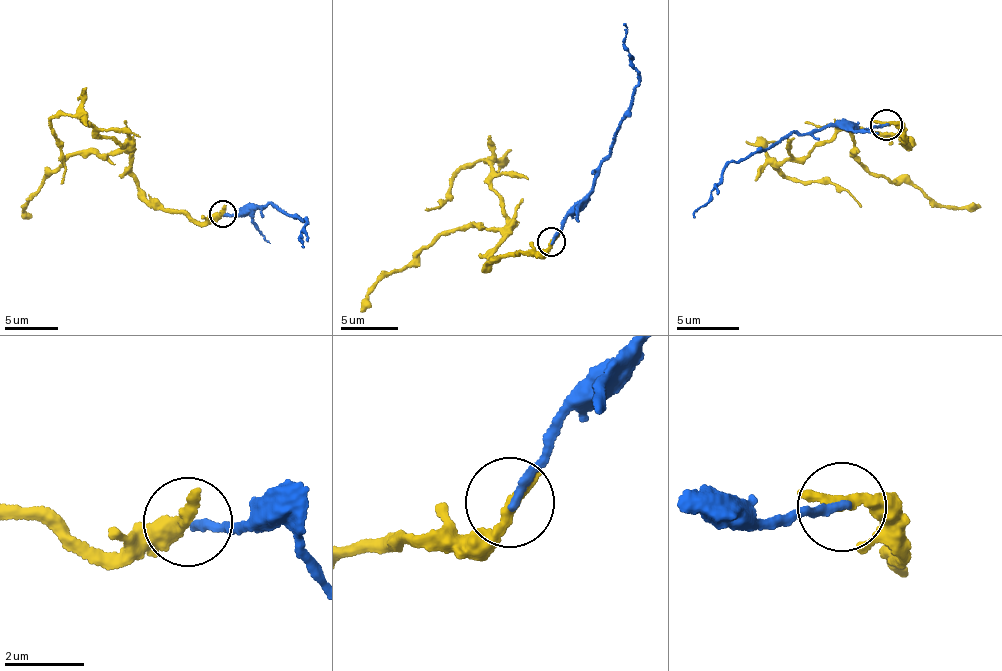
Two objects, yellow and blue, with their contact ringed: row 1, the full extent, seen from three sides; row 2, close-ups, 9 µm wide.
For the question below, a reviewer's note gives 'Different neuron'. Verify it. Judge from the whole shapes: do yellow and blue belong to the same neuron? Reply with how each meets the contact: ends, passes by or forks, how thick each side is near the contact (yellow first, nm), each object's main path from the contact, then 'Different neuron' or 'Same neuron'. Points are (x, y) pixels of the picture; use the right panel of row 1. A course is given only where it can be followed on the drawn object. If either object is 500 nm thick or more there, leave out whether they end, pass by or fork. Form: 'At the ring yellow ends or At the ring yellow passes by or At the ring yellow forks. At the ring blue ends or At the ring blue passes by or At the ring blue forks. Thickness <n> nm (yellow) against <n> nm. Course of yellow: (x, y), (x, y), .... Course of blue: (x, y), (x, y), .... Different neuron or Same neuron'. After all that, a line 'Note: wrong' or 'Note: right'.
At the ring yellow ends. At the ring blue ends. Thickness 360 nm (yellow) against 190 nm. Course of yellow: (886, 125), (896, 125), (907, 148), (887, 133), (836, 131), (774, 166), (794, 182), (826, 178), (860, 206). Course of blue: (886, 125), (862, 129), (843, 119), (795, 131), (724, 168), (707, 204), (694, 217). Different neuron
Note: right

